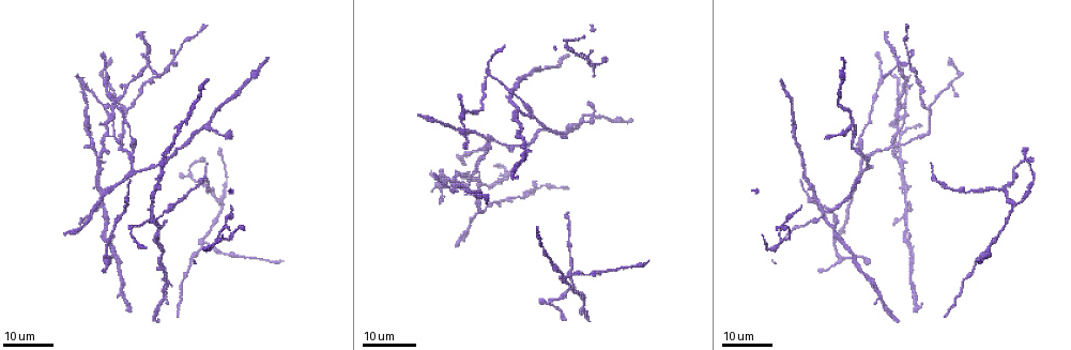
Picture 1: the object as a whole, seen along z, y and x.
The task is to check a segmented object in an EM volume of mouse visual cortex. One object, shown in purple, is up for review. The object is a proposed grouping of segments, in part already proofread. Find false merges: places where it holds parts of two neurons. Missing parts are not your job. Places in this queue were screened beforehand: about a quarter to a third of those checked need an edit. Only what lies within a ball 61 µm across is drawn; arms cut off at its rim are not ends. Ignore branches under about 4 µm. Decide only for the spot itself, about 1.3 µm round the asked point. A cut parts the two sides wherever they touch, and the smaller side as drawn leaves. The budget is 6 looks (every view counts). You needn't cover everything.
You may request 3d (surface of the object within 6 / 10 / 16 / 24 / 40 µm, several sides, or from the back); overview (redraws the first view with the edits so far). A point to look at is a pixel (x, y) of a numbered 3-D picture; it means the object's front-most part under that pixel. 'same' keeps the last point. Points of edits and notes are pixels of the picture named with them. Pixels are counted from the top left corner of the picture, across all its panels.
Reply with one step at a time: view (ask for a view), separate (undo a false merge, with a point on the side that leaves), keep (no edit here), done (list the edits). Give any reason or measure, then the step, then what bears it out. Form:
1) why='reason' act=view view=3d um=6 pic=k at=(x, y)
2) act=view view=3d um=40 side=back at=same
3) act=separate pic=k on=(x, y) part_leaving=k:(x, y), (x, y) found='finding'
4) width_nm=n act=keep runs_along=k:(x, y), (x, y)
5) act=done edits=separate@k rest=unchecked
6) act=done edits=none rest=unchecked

why='small branch off a trunk' act=view view=3d um=24 pic=1 at=(1002, 186)

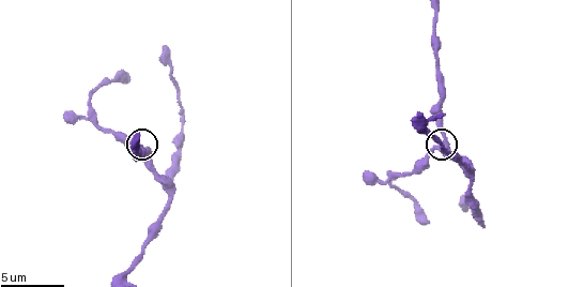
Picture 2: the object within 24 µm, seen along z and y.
why='zoom in' act=view view=3d um=6 pic=2 at=(445, 144)

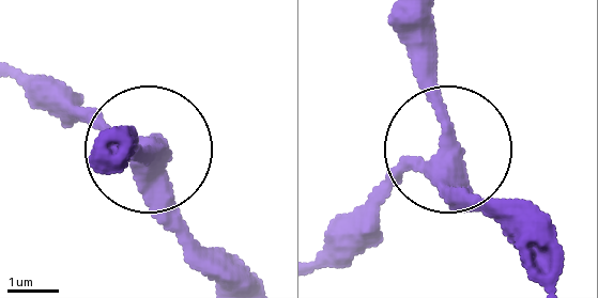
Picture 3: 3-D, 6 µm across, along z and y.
side_arm_um=13 arms=3 act=keep found='continuous, no second neuron'

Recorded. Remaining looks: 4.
act=view view=3d um=24 pic=1 at=(210, 125)

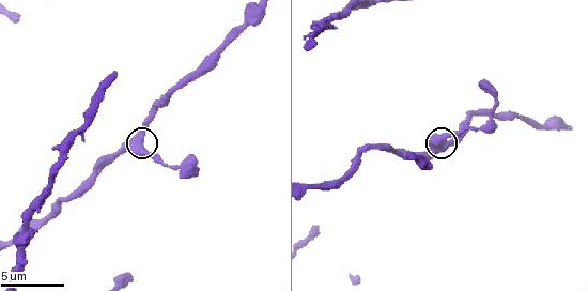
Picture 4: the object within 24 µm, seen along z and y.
act=view view=3d um=6 pic=4 at=(441, 148)

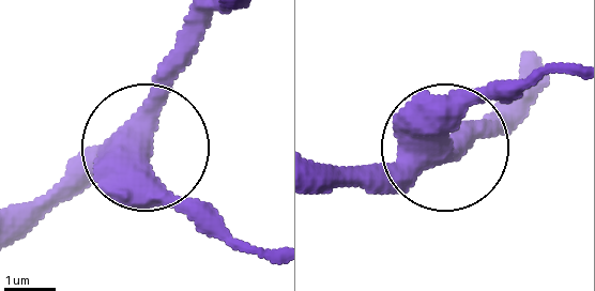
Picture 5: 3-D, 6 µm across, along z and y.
act=keep found='one neuron here'

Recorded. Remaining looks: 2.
act=view view=3d um=24 pic=1 at=(135, 171)

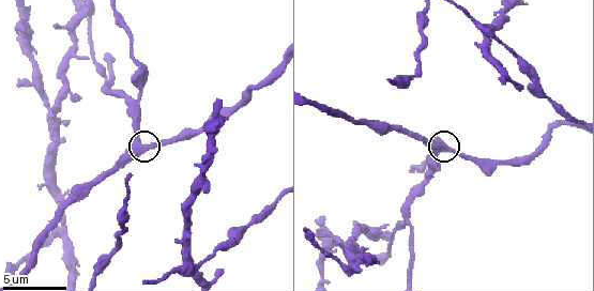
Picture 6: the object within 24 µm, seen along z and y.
act=view view=3d um=10 pic=6 at=(149, 146)

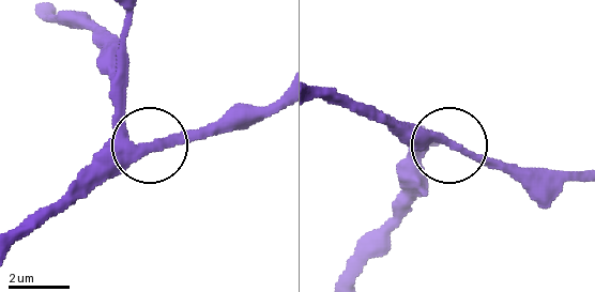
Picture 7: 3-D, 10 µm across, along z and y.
act=keep found='all the same neuron'

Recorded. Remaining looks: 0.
act=done edits=none rest=unchecked

